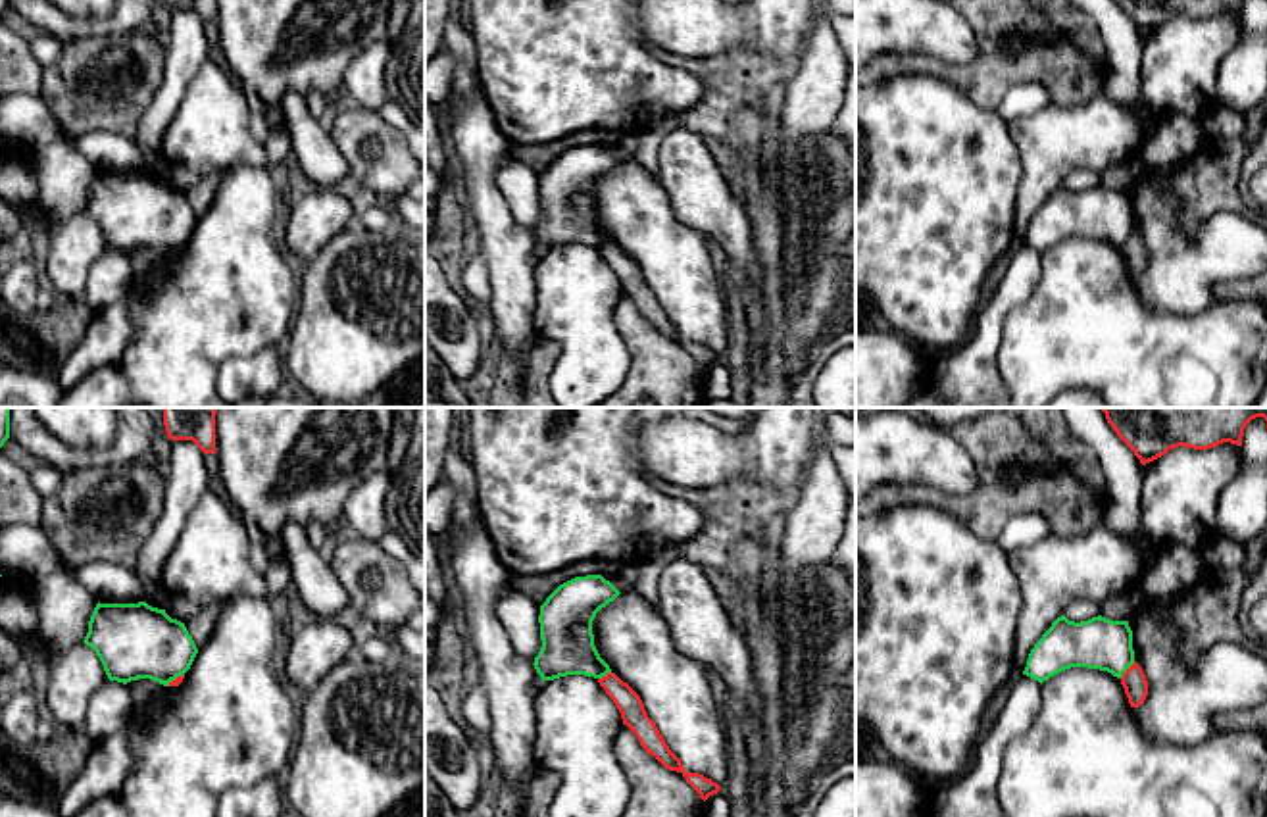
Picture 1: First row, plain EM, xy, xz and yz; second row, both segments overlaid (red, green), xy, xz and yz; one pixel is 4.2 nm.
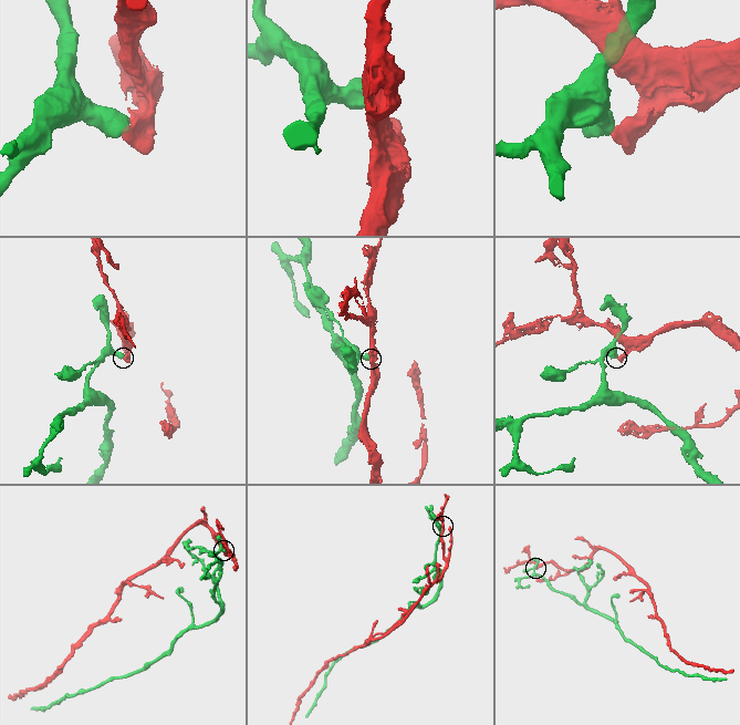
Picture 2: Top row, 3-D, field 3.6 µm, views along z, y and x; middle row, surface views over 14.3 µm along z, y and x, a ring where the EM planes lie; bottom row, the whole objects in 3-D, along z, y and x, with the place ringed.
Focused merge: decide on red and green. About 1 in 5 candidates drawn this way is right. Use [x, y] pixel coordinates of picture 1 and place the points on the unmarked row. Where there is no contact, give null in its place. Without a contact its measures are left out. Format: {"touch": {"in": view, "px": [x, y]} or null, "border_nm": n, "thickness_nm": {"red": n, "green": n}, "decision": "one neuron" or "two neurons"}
{"touch": {"in": "yz", "px": [1127, 239]}, "border_nm": 100, "thickness_nm": {"red": 100, "green": 220}, "decision": "two neurons"}

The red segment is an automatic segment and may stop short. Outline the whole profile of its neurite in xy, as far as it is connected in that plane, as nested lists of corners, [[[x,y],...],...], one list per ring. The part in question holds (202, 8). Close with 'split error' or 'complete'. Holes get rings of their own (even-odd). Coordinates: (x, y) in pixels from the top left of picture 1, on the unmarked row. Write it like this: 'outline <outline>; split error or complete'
outline [[[165,0],[171,10],[192,10],[204,23],[215,23],[215,0]]]; complete

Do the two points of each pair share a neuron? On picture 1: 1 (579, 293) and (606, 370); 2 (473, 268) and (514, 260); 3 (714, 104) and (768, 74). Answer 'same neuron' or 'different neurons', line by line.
1: same neuron
2: different neurons
3: same neuron

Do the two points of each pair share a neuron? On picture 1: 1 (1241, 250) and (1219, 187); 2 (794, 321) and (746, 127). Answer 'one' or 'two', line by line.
1: two
2: one

